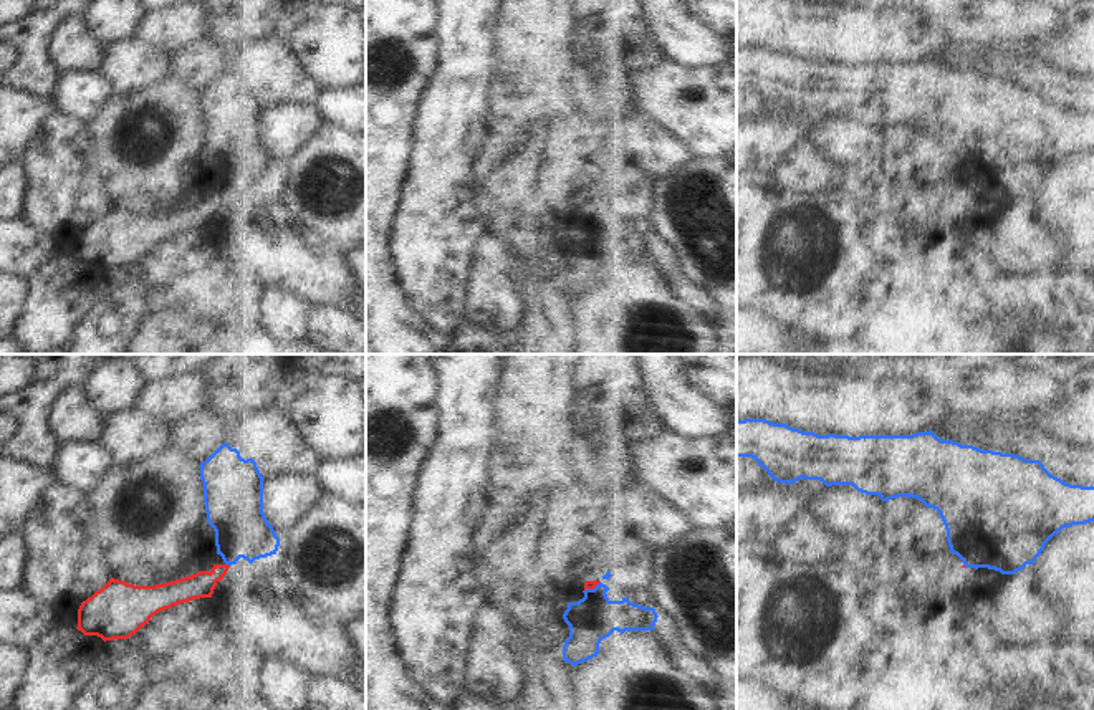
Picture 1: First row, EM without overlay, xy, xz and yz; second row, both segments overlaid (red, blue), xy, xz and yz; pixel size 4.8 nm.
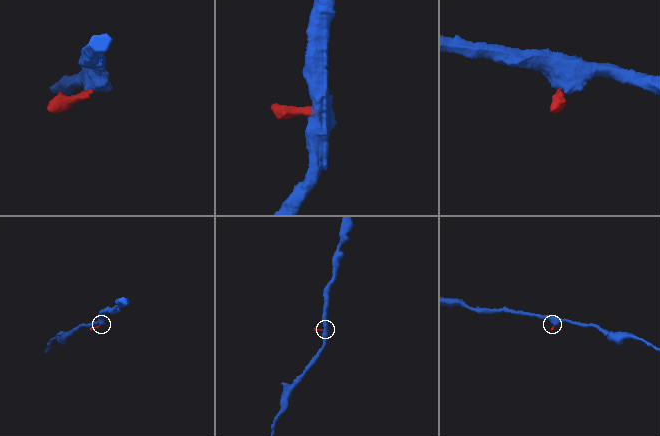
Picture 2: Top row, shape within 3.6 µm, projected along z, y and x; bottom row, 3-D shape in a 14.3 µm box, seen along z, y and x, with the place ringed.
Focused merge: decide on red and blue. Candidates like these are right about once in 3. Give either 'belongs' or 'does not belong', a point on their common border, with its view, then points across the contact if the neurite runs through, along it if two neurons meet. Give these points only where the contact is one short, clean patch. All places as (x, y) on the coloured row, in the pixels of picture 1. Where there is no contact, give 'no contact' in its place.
does not belong | xy (227, 565) | along xy (225, 563), (229, 566)

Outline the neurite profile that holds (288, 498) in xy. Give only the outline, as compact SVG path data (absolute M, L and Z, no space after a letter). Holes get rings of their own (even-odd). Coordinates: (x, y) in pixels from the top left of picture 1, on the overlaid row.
M280 475L263 482L263 513L281 540L324 498L326 488L308 475Z

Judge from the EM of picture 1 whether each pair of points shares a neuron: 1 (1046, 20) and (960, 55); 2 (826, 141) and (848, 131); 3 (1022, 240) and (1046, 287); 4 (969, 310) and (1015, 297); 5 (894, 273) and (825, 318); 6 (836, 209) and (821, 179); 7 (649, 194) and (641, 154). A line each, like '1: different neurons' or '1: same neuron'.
1: different neurons
2: same neuron
3: different neurons
4: same neuron
5: same neuron
6: different neurons
7: different neurons

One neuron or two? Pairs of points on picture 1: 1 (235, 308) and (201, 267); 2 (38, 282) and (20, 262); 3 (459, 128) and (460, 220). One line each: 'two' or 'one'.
1: one
2: two
3: one

